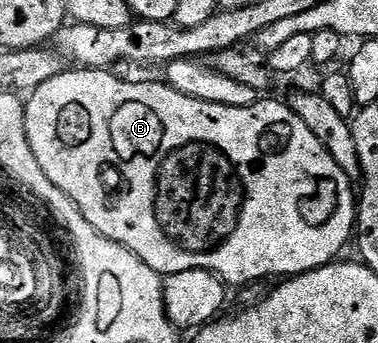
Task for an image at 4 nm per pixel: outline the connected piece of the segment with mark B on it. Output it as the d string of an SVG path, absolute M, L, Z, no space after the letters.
M86 68L84 70L66 70L51 82L43 82L33 92L28 93L25 100L25 133L27 142L31 142L31 150L35 150L35 159L43 166L43 174L95 226L103 238L111 238L111 242L119 242L131 254L135 254L151 270L155 270L163 278L171 274L179 274L183 270L207 270L213 272L226 285L253 284L256 280L265 280L268 276L288 278L310 272L324 264L334 263L342 255L345 243L355 236L358 201L355 199L355 188L349 176L343 174L335 158L325 149L323 142L303 126L303 122L289 109L288 103L277 100L258 99L256 104L248 104L246 108L239 106L223 106L215 102L203 102L199 98L191 98L179 90L175 90L168 82L152 84L145 80L136 84L133 80L120 80L109 70Z

